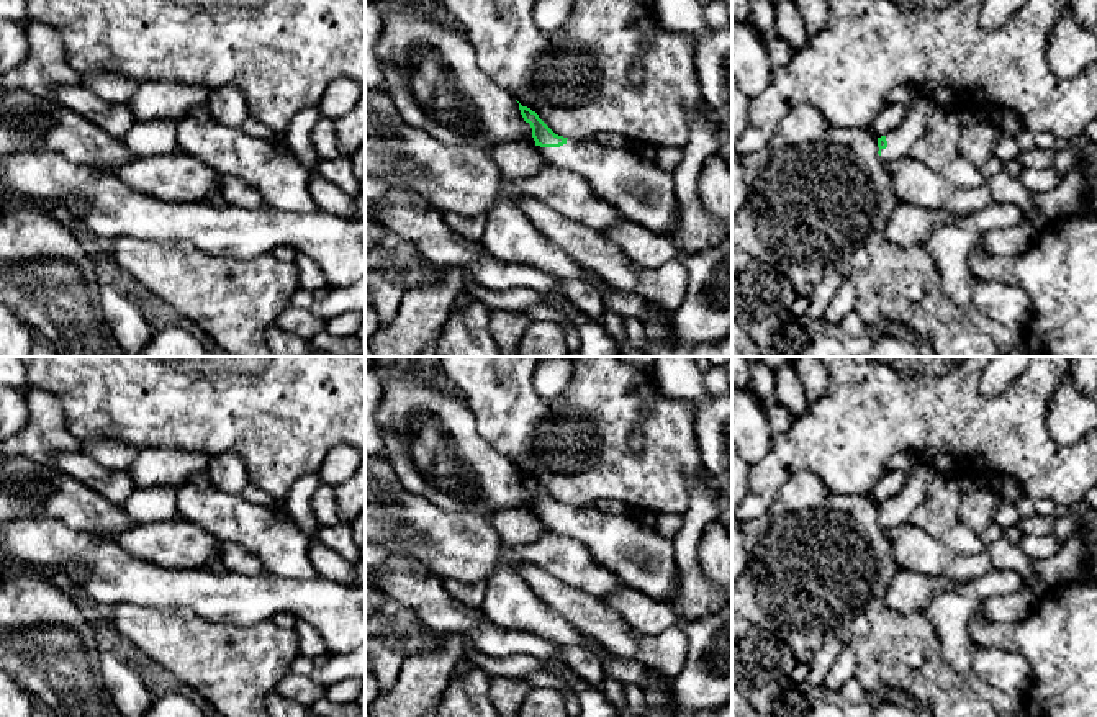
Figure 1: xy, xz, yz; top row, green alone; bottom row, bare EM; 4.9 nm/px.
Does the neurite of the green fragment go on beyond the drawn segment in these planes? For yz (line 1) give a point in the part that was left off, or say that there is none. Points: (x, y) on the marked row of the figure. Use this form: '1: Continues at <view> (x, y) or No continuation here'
1: Continues at yz (901, 139)

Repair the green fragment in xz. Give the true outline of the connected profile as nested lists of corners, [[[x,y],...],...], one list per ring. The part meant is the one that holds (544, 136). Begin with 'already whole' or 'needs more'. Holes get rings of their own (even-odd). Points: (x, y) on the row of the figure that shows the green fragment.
needs more; [[[519,103],[521,115],[532,128],[532,138],[545,165],[557,170],[575,172],[583,177],[593,193],[609,201],[627,221],[640,224],[653,234],[663,236],[673,223],[678,210],[675,182],[671,172],[663,170],[653,159],[647,159],[634,146],[630,149],[614,149],[601,146],[591,139],[570,139],[555,134],[535,111]]]

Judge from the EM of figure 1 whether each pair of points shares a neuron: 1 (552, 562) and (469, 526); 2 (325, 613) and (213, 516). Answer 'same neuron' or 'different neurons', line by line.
1: same neuron
2: different neurons

